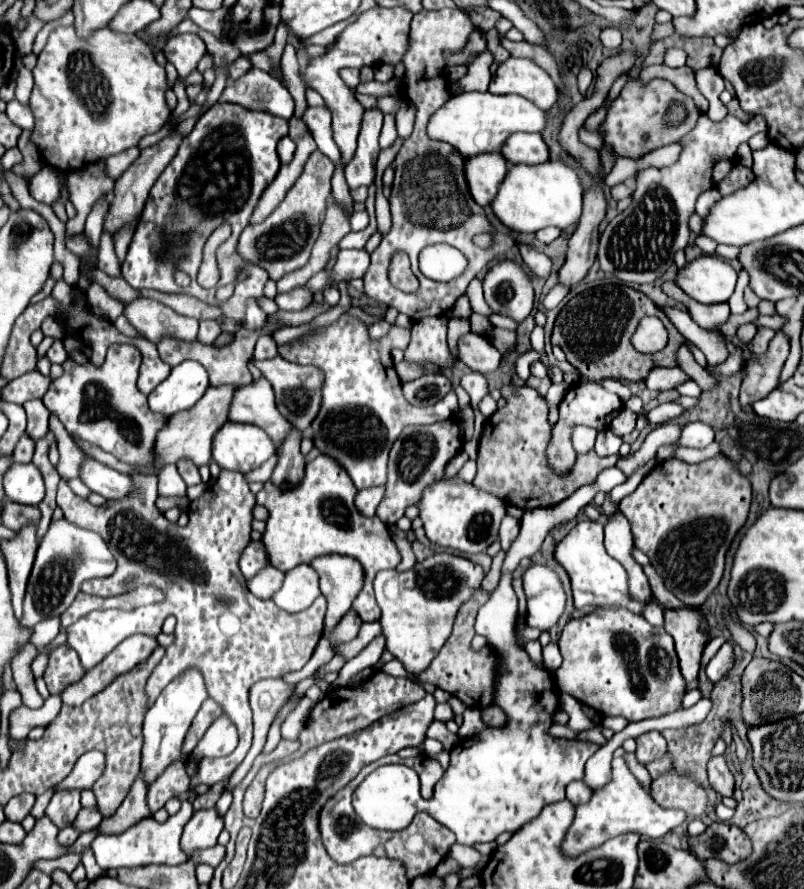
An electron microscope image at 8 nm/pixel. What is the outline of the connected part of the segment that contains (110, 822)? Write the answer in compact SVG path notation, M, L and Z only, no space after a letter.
M138 776L138 780L130 788L130 794L122 802L122 806L114 812L114 816L102 820L102 824L98 826L98 832L100 834L122 834L132 824L138 824L140 820L150 818L152 812L146 804L146 790L148 788L142 782L142 776Z

